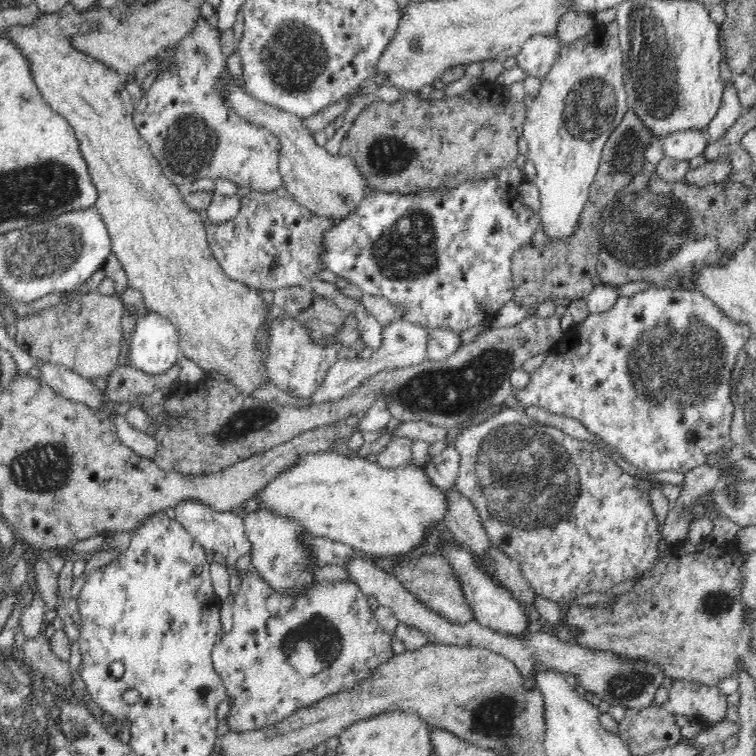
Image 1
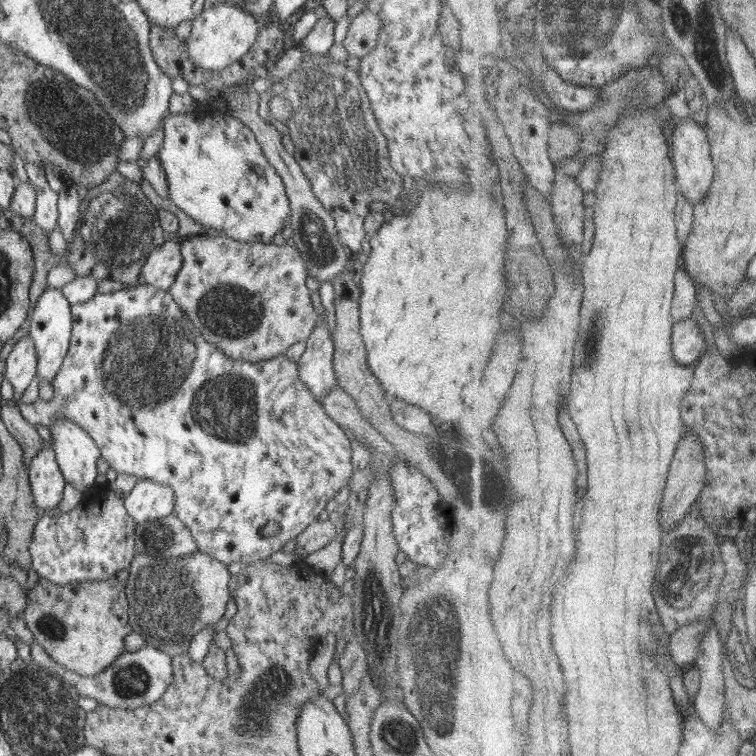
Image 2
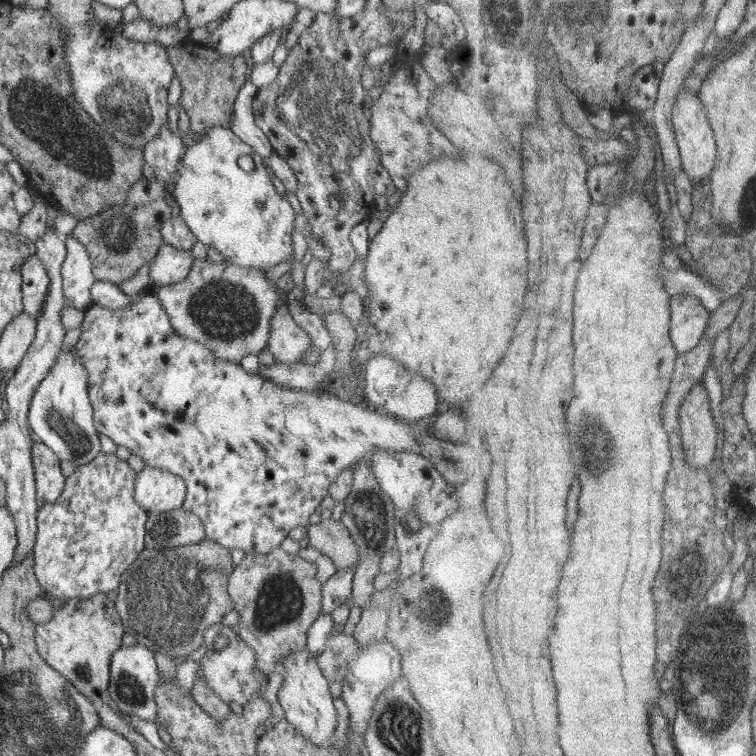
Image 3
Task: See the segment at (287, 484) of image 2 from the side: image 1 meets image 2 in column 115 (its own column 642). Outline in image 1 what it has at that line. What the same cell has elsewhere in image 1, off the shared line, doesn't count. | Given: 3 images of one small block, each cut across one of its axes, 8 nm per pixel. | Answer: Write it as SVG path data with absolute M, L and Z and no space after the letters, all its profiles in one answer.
M651 286L645 292L638 292L634 296L619 297L615 304L604 313L590 313L584 324L576 325L563 332L563 335L550 350L543 364L530 375L530 382L526 388L515 391L514 396L519 406L524 409L539 406L553 416L568 416L578 419L597 438L614 447L622 458L625 458L637 469L646 472L674 470L674 472L688 472L700 464L706 463L706 456L710 452L722 450L731 442L730 429L733 419L733 406L730 401L731 370L737 361L741 347L752 338L753 334L744 322L733 321L715 306L715 302L706 298L702 293L694 290L669 290L664 286Z

